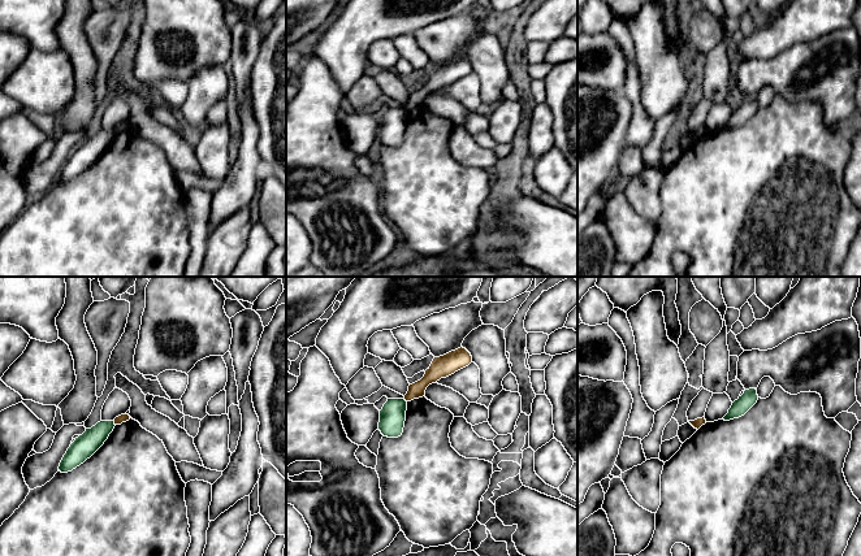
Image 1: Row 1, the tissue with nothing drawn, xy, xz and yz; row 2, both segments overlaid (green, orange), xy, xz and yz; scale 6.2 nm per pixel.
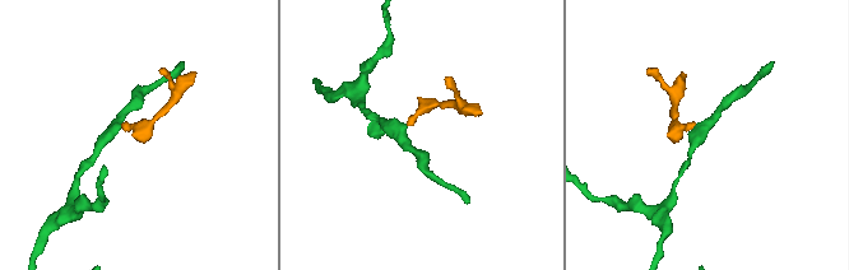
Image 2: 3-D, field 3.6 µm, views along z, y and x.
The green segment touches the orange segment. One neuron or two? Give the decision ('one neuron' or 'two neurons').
two neurons

